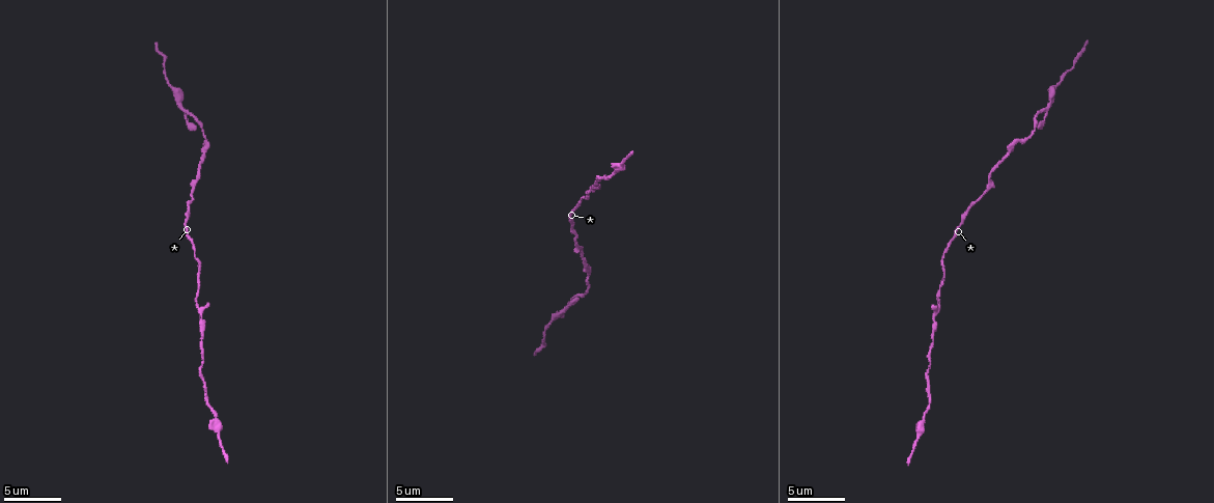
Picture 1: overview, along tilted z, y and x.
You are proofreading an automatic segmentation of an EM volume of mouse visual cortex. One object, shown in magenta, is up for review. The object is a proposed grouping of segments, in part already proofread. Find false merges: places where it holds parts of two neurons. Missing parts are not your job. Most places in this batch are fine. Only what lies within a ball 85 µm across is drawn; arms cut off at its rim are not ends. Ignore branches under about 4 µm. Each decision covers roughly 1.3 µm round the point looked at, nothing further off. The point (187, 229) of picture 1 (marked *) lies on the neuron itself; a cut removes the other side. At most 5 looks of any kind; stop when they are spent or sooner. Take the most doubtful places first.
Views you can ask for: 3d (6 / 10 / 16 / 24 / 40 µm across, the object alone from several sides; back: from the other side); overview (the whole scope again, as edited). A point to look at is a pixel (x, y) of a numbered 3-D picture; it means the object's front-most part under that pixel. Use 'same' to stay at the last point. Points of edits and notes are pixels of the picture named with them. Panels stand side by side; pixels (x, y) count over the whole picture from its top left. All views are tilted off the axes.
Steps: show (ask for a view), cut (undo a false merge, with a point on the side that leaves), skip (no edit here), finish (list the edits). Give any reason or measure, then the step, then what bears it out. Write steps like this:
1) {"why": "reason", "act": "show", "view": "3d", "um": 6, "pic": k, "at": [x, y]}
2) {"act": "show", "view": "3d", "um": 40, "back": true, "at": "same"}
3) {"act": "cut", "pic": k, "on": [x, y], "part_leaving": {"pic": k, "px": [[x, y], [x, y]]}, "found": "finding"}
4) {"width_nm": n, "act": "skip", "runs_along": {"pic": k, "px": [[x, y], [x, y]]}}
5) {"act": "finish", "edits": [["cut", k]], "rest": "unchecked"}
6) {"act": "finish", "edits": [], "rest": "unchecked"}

{"why": "three-way junction", "act": "show", "view": "3d", "um": 16, "pic": 1, "at": [185, 110]}

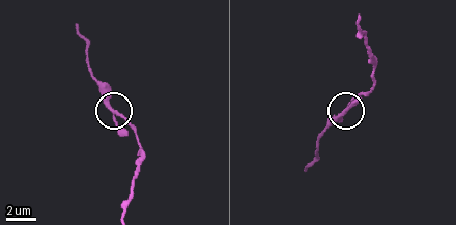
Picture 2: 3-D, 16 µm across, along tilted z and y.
{"width_nm": 190, "act": "skip", "runs_along": {"pic": 2, "px": [[359, 19], [373, 69], [372, 88], [322, 131]]}, "found": "one neuron here"}

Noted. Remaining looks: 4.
{"why": "calibre changes", "act": "show", "view": "3d", "um": 10, "pic": 1, "at": [936, 312]}

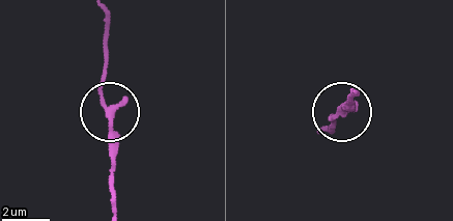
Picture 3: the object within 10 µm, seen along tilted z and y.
{"act": "show", "view": "3d", "um": 6, "pic": 3, "at": [107, 105]}

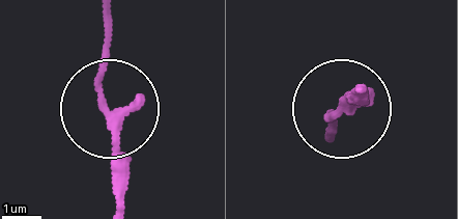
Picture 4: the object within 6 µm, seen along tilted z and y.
{"width_nm": 200, "act": "skip", "runs_along": {"pic": 4, "px": [[111, 18], [103, 87], [114, 116], [115, 206]]}, "found": "one neuron here"}

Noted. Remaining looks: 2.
{"why": "thick turns thin", "act": "show", "view": "3d", "um": 6, "pic": 1, "at": [925, 413]}

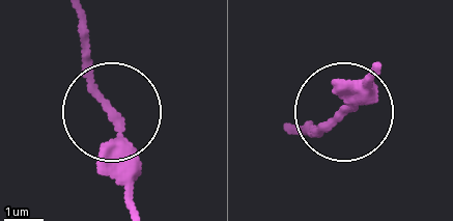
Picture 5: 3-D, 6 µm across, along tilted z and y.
{"width_nm": 250, "act": "skip", "found": "all the same neuron"}

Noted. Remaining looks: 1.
{"act": "finish", "edits": [], "rest": "unchecked"}

